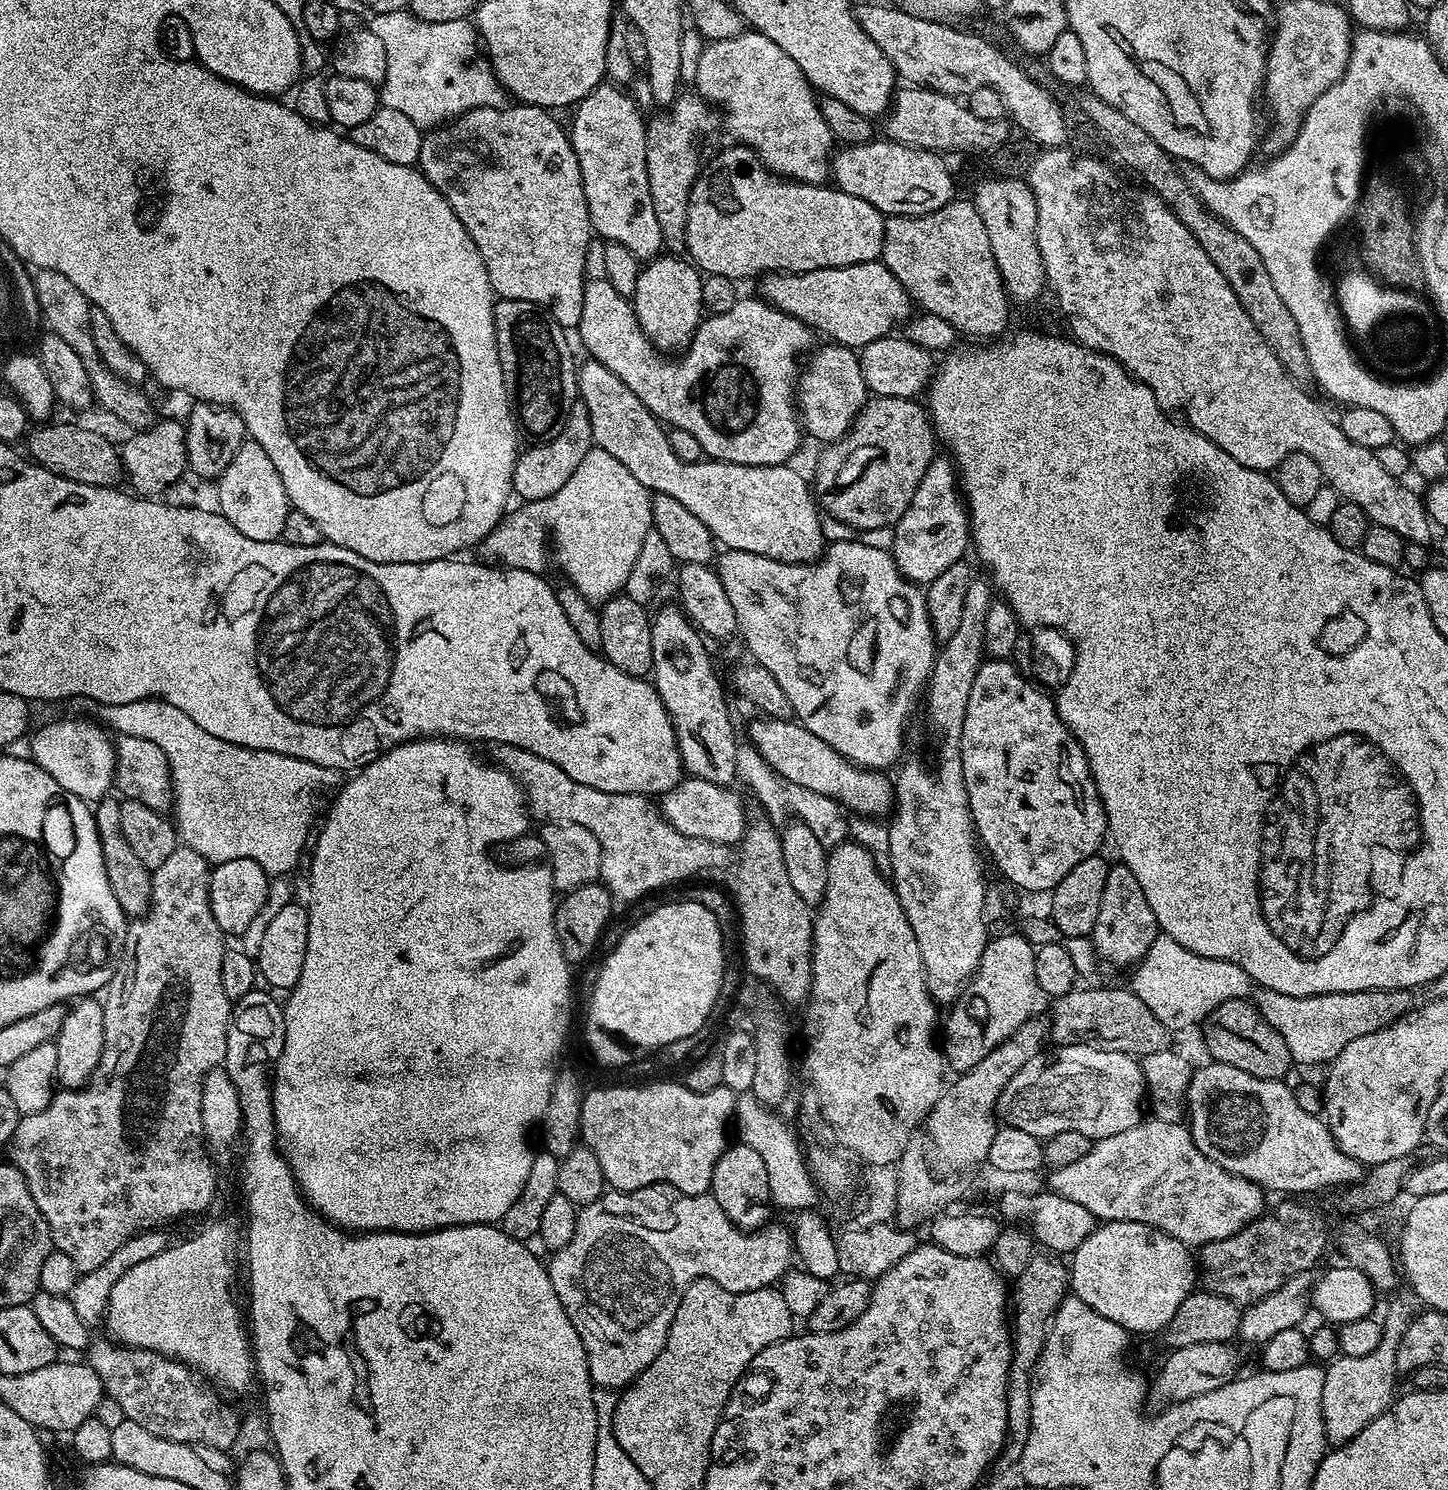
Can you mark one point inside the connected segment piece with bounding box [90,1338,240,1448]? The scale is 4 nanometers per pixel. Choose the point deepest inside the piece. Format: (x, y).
(160, 1394)

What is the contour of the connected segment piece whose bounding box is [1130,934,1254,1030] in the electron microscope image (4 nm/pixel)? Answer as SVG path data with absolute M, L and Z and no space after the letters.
M1163 934L1157 935L1150 950L1146 950L1146 954L1131 972L1130 990L1135 996L1142 998L1142 1002L1146 1002L1147 1008L1158 1017L1158 1022L1165 1024L1169 1030L1192 1028L1195 1024L1196 1027L1203 1025L1209 1014L1218 1006L1222 1006L1222 1002L1243 1000L1249 995L1248 991L1254 988L1253 980L1246 974L1246 970L1242 970L1242 966L1234 966L1234 962L1226 962L1218 958L1202 958L1202 954L1194 954L1186 950L1186 946L1178 946L1174 938Z

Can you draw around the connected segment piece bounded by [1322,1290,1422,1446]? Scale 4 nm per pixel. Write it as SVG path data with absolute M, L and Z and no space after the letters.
M1405 1290L1388 1304L1381 1324L1384 1327L1382 1342L1370 1354L1341 1355L1325 1369L1322 1388L1322 1414L1325 1441L1332 1446L1353 1440L1374 1418L1378 1417L1395 1399L1398 1379L1398 1343L1409 1329L1409 1324L1419 1313L1421 1303L1415 1292Z

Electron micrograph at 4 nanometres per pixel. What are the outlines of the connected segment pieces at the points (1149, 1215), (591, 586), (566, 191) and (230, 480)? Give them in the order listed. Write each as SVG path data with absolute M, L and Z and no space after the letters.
M1155 1118L1141 1119L1122 1134L1104 1137L1093 1143L1092 1149L1071 1166L1053 1168L1047 1173L1047 1187L1062 1198L1070 1198L1086 1206L1097 1221L1125 1220L1142 1222L1152 1228L1160 1228L1166 1234L1178 1238L1183 1244L1201 1246L1216 1240L1230 1238L1265 1211L1265 1189L1241 1176L1222 1170L1218 1162L1210 1162L1198 1150L1192 1134L1183 1123L1171 1124Z
M593 447L586 454L586 458L582 458L582 463L578 465L578 470L574 470L574 474L570 474L570 479L566 481L566 486L562 486L562 490L558 490L558 494L554 494L550 498L542 498L541 500L529 500L519 505L521 508L516 513L505 515L504 519L497 524L496 529L481 540L474 549L474 556L477 561L483 562L493 568L521 568L527 572L543 573L544 569L544 539L548 536L548 528L552 531L552 540L556 543L556 564L565 572L567 583L572 584L579 592L593 602L603 602L611 600L613 596L625 591L624 583L636 572L636 563L638 562L638 550L642 550L642 542L646 542L646 534L653 531L652 527L652 496L649 489L642 486L642 482L638 482L638 478L634 478L634 474L630 474L630 470L626 470L626 466L622 466L622 462L618 462L618 458L614 458L614 454L606 454L606 450Z
M513 103L513 108L501 106L499 108L475 108L466 114L457 116L455 120L443 125L437 126L427 133L422 142L420 159L418 161L419 171L432 185L439 190L446 198L446 202L454 210L458 222L466 226L466 234L476 247L475 255L479 263L486 266L486 274L490 278L490 286L493 293L501 300L521 300L530 302L543 308L551 316L555 324L560 325L565 330L576 330L580 327L582 318L582 306L584 305L584 286L586 277L584 274L584 259L586 250L594 242L594 233L590 214L586 206L586 194L584 193L584 183L582 174L578 166L578 158L572 149L572 141L569 133L555 120L553 113L546 108L538 108L535 104Z
M246 440L238 454L217 479L218 510L240 534L254 541L280 539L286 514L291 511L285 486L278 477L274 462L256 441Z

